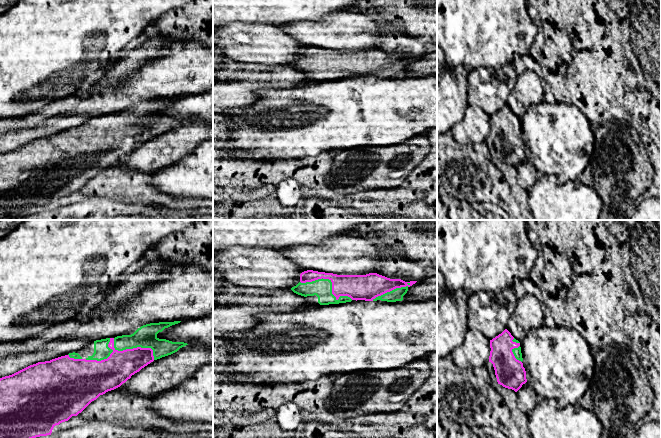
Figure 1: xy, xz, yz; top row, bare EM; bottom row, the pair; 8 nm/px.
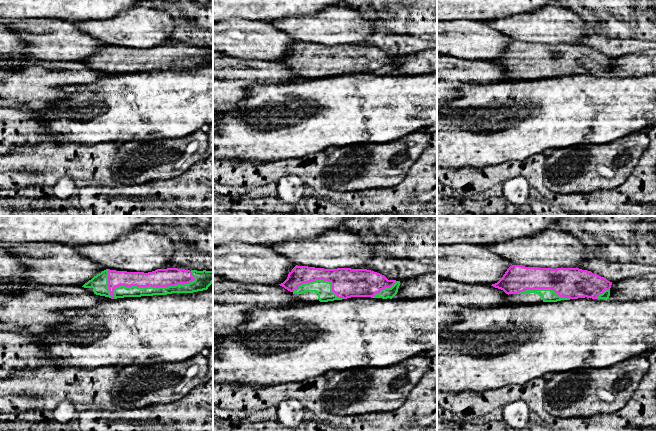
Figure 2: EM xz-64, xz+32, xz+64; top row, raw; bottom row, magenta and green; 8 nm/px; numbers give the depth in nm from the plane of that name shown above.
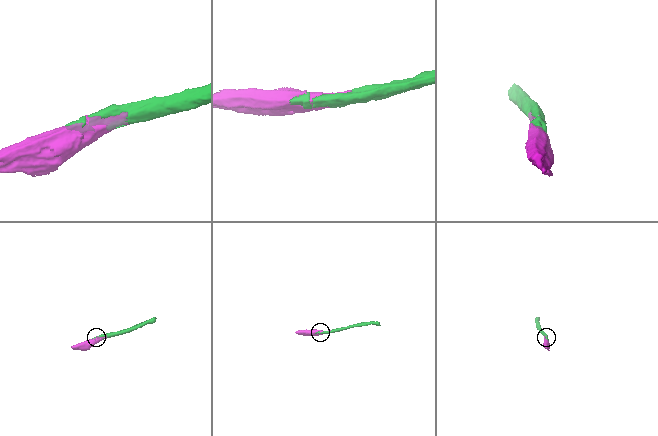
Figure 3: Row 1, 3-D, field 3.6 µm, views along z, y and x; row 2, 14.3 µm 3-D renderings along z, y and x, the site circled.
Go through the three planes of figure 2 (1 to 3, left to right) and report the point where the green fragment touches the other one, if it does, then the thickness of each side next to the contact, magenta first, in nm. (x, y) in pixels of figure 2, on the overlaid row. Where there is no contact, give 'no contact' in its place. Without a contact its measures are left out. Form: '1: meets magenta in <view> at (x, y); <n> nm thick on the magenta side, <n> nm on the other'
1: meets magenta in xz-64 at (150, 285); 140 nm thick on the magenta side, 100 nm on the other
2: meets magenta in xz+32 at (321, 279); 240 nm thick on the magenta side, 130 nm on the other
3: meets magenta in xz+64 at (544, 288); 240 nm thick on the magenta side, 110 nm on the other

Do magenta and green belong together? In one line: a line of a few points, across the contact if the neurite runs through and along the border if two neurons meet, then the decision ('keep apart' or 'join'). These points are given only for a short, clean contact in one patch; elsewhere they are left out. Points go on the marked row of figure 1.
join

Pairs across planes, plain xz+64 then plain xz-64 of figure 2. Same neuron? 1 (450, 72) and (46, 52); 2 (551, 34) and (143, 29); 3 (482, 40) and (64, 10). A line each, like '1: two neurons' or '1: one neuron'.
1: two neurons
2: one neuron
3: two neurons

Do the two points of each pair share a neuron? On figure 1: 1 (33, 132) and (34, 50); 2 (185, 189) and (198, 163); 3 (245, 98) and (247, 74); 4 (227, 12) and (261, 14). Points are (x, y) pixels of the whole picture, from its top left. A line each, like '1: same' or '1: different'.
1: different
2: same
3: same
4: same

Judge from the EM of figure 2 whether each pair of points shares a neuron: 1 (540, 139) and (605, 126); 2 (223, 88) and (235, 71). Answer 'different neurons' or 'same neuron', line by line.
1: same neuron
2: same neuron

